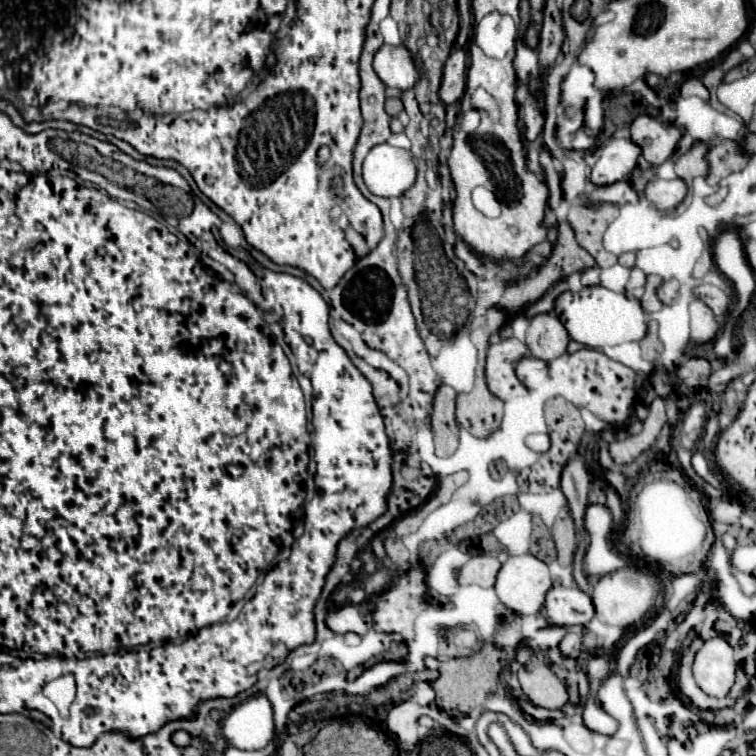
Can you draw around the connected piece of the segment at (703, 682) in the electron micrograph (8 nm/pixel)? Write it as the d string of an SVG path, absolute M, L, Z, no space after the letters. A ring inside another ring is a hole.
M723 635L705 641L693 663L697 685L715 699L723 699L729 695L735 683L735 671L737 665L733 659L733 647Z

